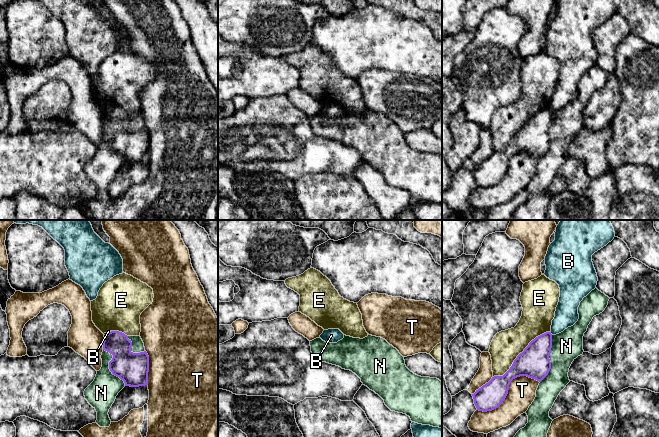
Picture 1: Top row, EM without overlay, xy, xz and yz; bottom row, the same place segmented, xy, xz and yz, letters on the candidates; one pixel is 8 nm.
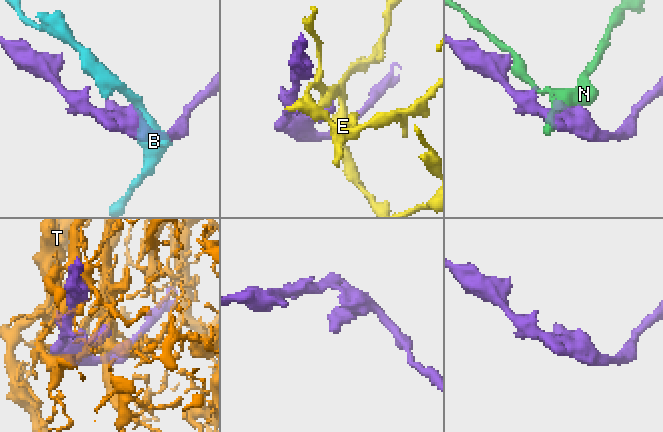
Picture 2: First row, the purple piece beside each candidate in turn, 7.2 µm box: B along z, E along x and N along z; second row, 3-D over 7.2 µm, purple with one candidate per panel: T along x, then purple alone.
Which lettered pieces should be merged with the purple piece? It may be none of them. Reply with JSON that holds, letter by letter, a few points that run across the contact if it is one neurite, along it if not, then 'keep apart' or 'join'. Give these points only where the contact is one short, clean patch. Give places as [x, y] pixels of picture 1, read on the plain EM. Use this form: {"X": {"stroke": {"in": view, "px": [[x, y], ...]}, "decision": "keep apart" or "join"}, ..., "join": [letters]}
{"B": {"stroke": {"in": "yz", "px": [[550, 107], [552, 110]]}, "decision": "keep apart"}, "E": {"decision": "keep apart"}, "N": {"decision": "keep apart"}, "T": {"decision": "keep apart"}, "join": []}

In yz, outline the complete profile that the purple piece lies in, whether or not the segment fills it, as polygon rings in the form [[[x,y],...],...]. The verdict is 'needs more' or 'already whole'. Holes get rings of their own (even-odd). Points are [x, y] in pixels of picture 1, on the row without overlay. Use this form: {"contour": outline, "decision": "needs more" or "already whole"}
{"contour": [[[551,108],[532,116],[503,152],[492,153],[472,170],[477,186],[487,188],[498,184],[508,170],[511,157],[517,153],[527,152],[541,158],[551,145],[549,135],[551,124]]], "decision": "already whole"}

